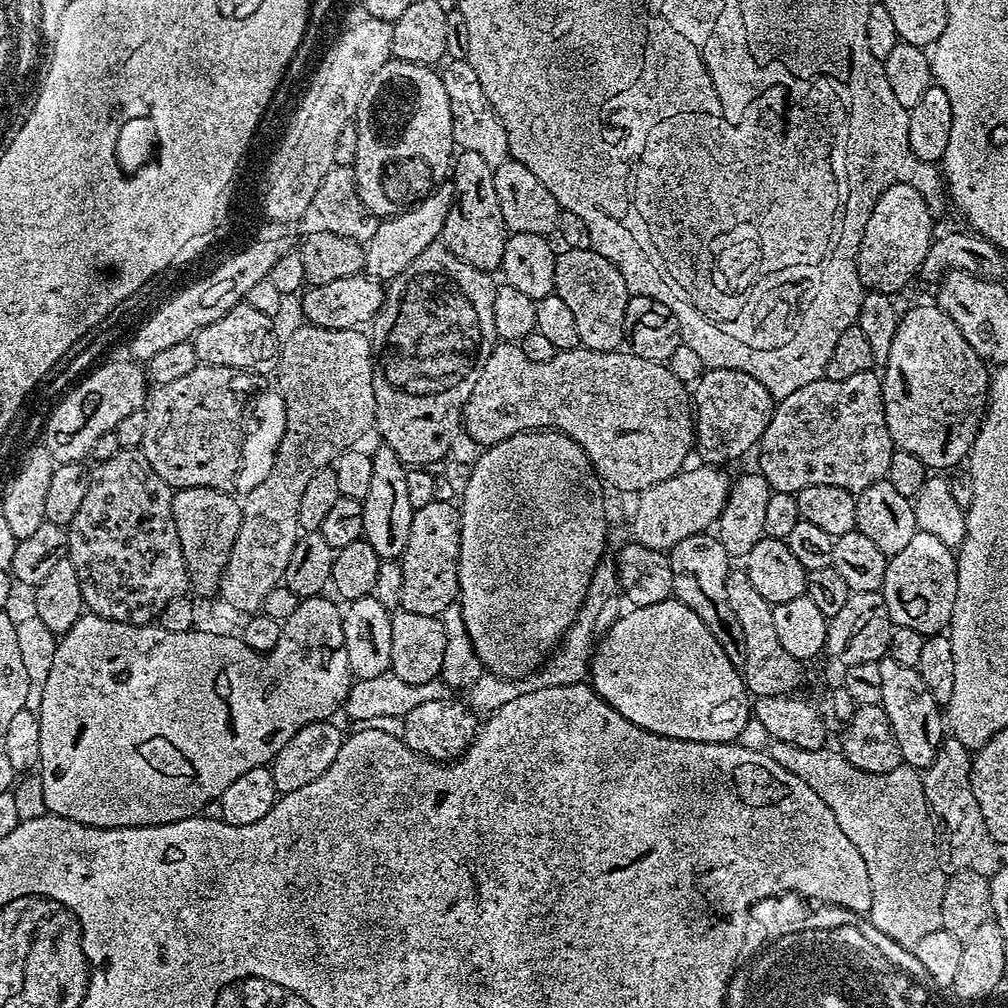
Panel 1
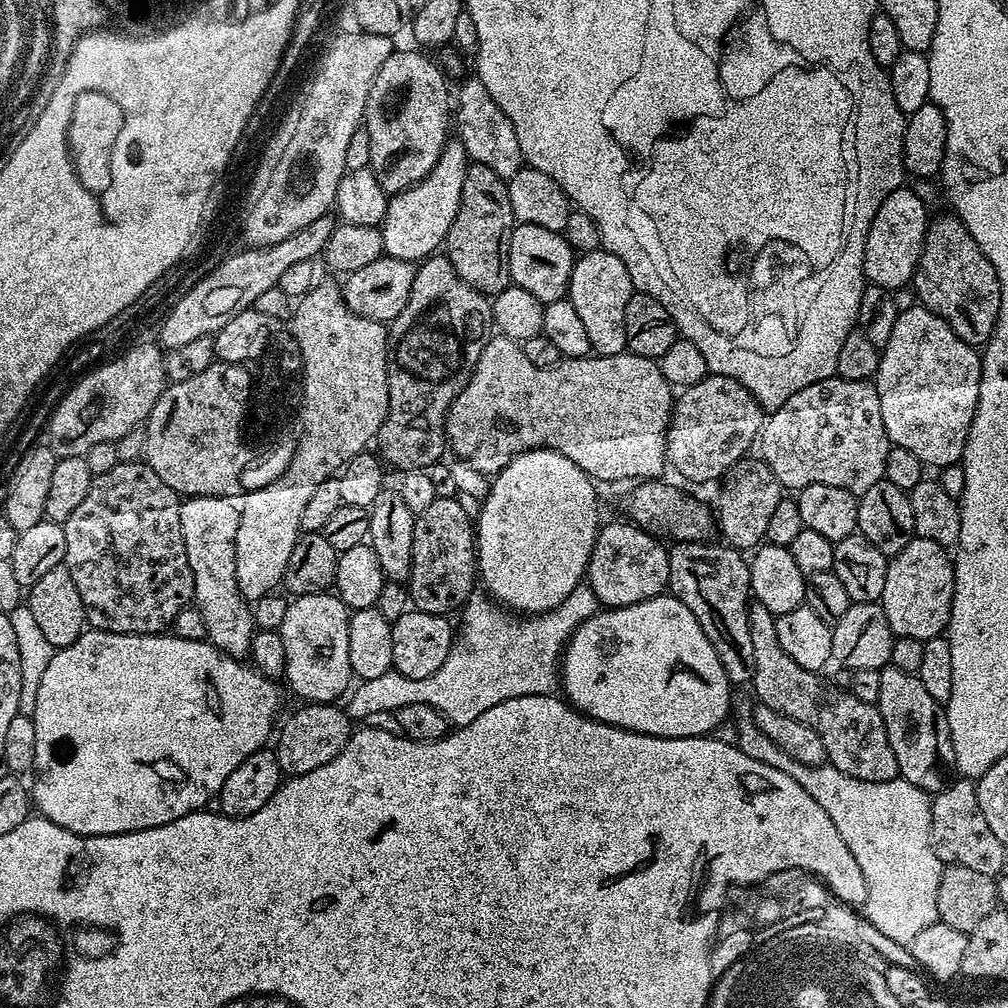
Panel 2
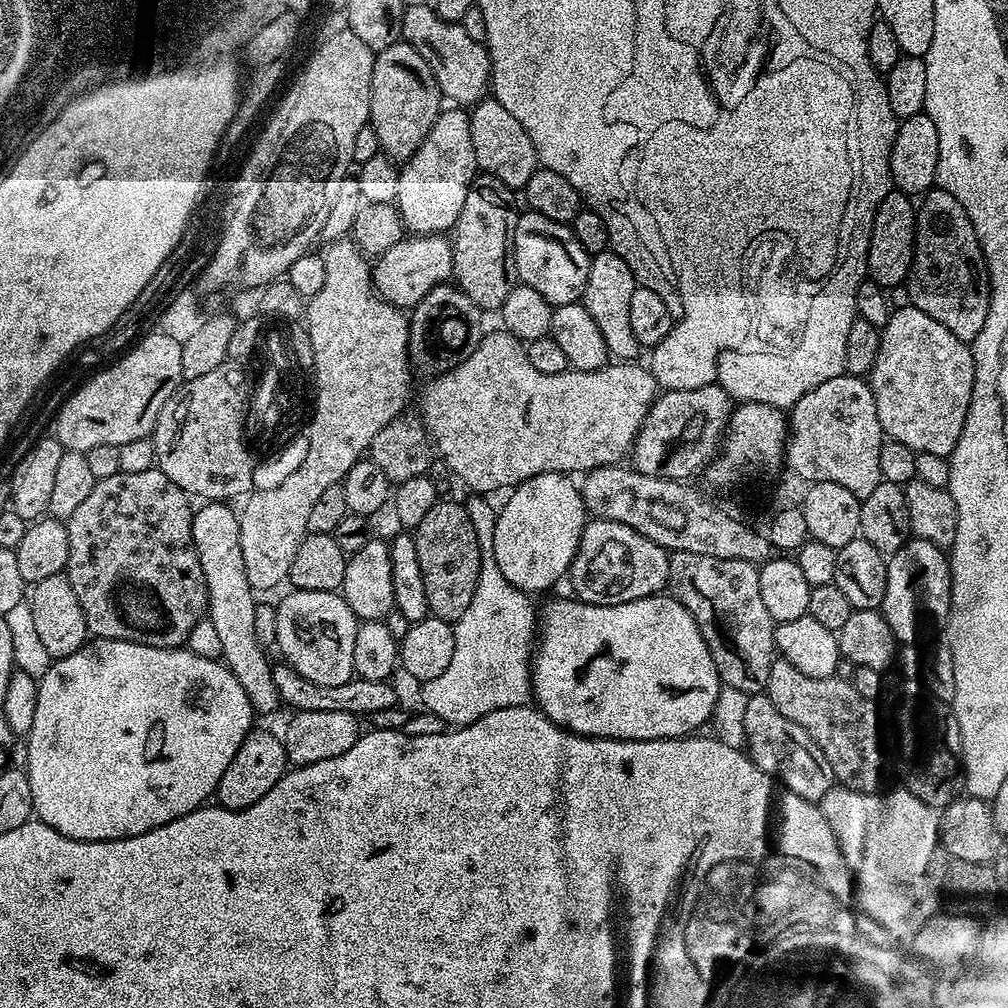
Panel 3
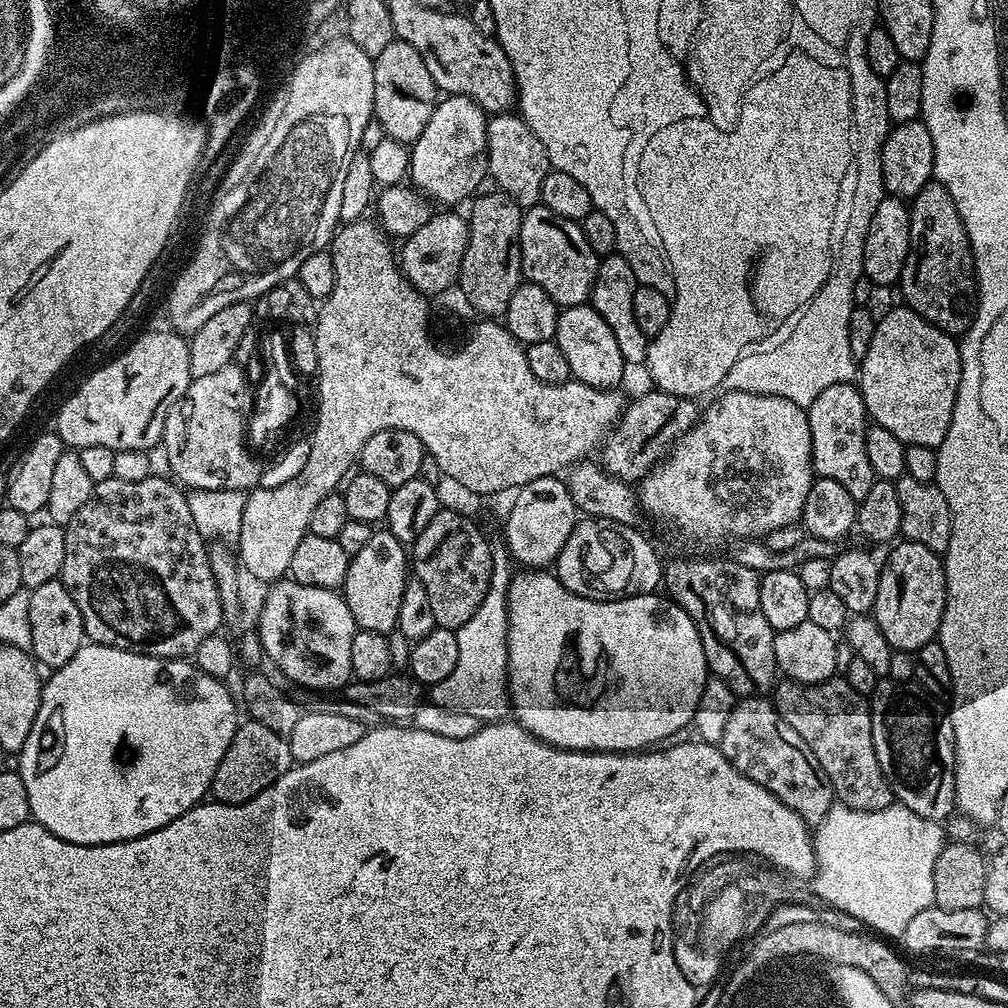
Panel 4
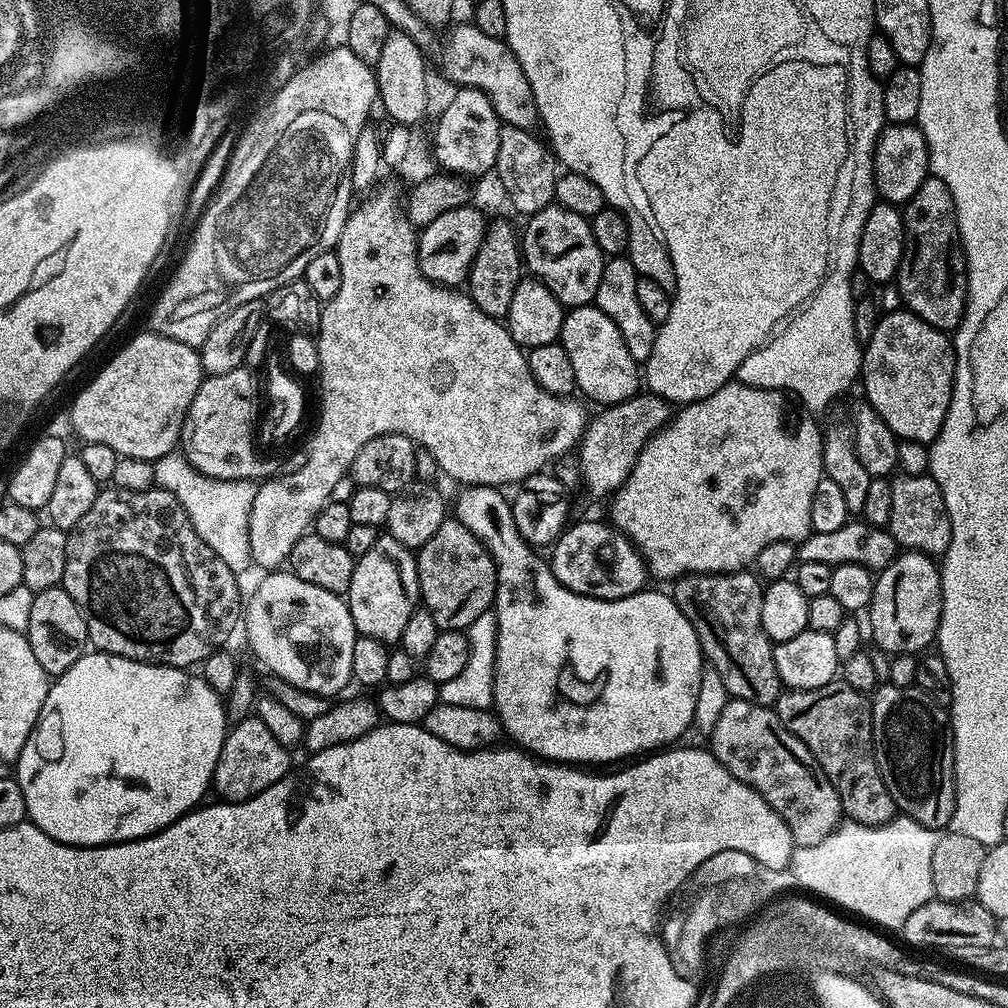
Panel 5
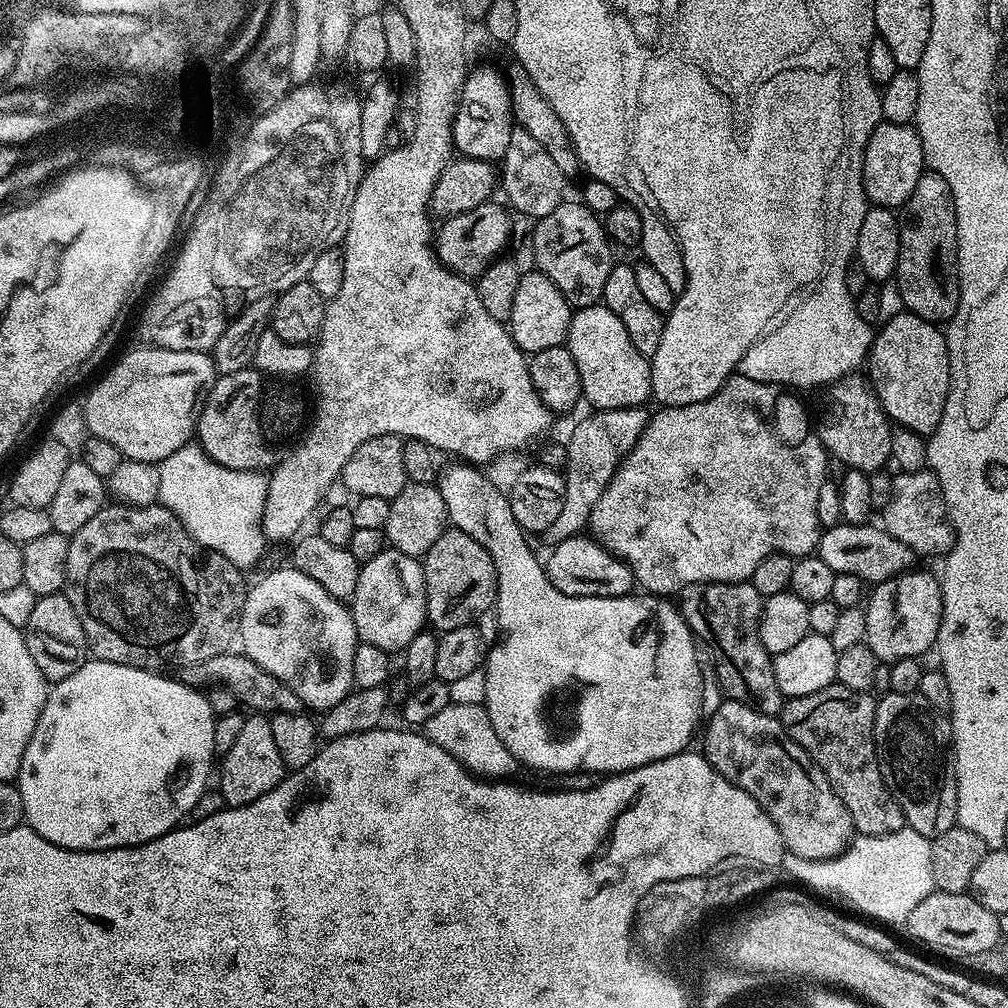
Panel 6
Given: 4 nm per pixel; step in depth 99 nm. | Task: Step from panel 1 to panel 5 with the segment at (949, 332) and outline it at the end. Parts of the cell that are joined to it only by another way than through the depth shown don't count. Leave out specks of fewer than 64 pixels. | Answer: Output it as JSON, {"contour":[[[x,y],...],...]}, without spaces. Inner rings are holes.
{"contour":[[[887,312],[881,315],[874,334],[862,348],[859,383],[864,383],[863,399],[890,426],[890,430],[901,441],[912,440],[914,443],[929,445],[942,430],[946,410],[950,406],[952,387],[956,377],[956,349],[949,333],[939,332],[934,326],[922,322],[912,312]]]}

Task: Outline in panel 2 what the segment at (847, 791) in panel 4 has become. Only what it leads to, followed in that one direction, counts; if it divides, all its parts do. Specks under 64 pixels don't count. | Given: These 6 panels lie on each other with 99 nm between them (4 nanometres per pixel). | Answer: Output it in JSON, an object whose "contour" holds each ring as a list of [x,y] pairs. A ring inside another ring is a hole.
{"contour":[[[755,602],[749,603],[748,621],[750,622],[750,642],[754,645],[754,674],[750,688],[756,691],[759,703],[770,710],[778,710],[778,714],[786,714],[786,718],[794,718],[794,722],[802,722],[810,726],[822,738],[822,746],[826,746],[827,763],[834,765],[842,774],[850,774],[850,778],[862,778],[862,782],[890,782],[899,777],[898,758],[894,758],[894,750],[890,750],[890,742],[886,734],[886,722],[882,722],[882,714],[877,705],[862,702],[862,698],[854,698],[854,694],[843,688],[836,688],[831,679],[821,673],[802,670],[782,646],[778,646],[778,630],[776,617],[766,606]]]}

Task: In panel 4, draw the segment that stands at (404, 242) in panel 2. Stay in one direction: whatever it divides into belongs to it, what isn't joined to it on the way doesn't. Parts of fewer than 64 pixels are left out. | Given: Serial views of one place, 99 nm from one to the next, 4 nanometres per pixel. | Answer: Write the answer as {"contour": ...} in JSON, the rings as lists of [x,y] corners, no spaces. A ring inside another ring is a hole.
{"contour":[[[445,95],[430,114],[426,130],[410,145],[411,183],[440,206],[456,206],[459,200],[467,201],[488,176],[487,125],[484,109],[470,98]]]}

